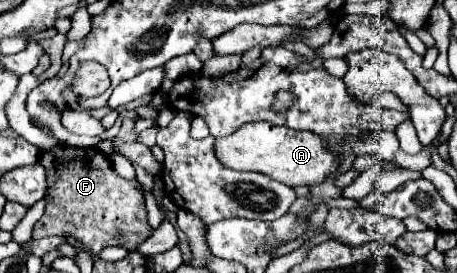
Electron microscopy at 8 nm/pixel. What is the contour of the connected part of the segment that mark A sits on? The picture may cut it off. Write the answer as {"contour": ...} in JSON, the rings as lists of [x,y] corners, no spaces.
{"contour":[[[252,122],[240,126],[234,134],[216,140],[216,158],[234,170],[256,170],[290,188],[312,186],[324,182],[338,166],[338,158],[326,150],[326,144],[306,130],[272,126],[268,122]]]}

